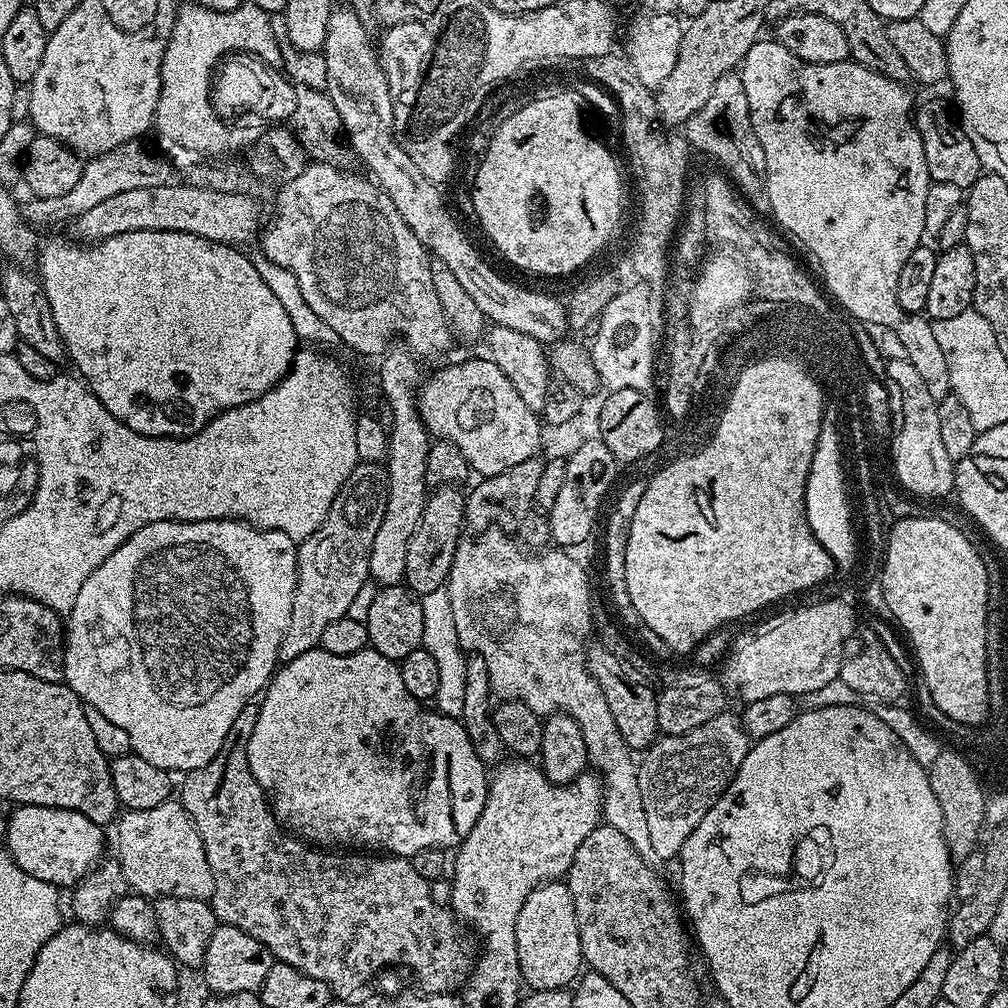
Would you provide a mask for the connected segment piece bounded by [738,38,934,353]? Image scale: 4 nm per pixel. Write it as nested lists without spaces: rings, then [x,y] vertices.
[[[761,38],[746,54],[744,63],[738,69],[742,78],[742,86],[746,86],[746,102],[750,106],[750,122],[754,126],[754,134],[762,146],[762,154],[766,154],[766,182],[763,195],[768,196],[768,204],[772,207],[772,216],[792,236],[797,236],[812,251],[814,259],[820,263],[820,272],[828,283],[827,291],[831,299],[841,308],[844,307],[856,320],[864,324],[881,324],[884,330],[895,335],[905,353],[915,348],[932,348],[933,321],[924,314],[909,314],[898,306],[898,274],[910,253],[925,239],[924,223],[926,222],[926,190],[929,186],[926,170],[926,154],[922,154],[922,138],[916,128],[914,119],[914,99],[904,89],[905,85],[898,80],[886,78],[881,72],[853,62],[851,59],[833,64],[811,64],[802,62],[786,46],[782,46],[775,38]]]

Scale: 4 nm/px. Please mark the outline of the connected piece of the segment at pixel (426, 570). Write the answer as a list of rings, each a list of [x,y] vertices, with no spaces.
[[[456,486],[429,491],[428,501],[422,506],[422,518],[418,518],[418,526],[414,526],[414,538],[410,538],[410,546],[406,549],[403,583],[414,589],[419,597],[430,594],[430,590],[438,590],[447,585],[450,566],[454,566],[454,554],[462,539],[460,531],[465,531],[466,528],[466,496],[460,491],[461,489]]]

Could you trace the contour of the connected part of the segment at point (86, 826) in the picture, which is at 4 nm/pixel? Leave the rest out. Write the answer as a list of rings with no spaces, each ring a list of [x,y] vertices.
[[[21,804],[11,810],[12,816],[7,817],[8,855],[19,868],[26,870],[26,874],[42,882],[50,882],[58,890],[75,888],[84,879],[84,875],[92,871],[105,855],[103,854],[105,829],[99,824],[90,822],[86,814],[78,814],[65,808],[33,804]]]

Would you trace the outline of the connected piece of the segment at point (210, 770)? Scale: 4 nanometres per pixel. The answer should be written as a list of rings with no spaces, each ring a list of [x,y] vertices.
[[[253,702],[245,706],[238,714],[238,718],[234,718],[234,726],[230,726],[230,734],[226,734],[218,754],[214,754],[214,758],[206,766],[196,768],[187,773],[183,777],[184,785],[181,788],[179,785],[178,788],[179,803],[184,805],[184,809],[188,811],[192,821],[196,823],[196,829],[206,850],[206,862],[210,862],[210,870],[214,874],[214,894],[210,903],[217,921],[246,930],[246,934],[250,934],[250,938],[258,938],[258,942],[265,944],[279,963],[294,966],[294,970],[298,970],[302,974],[310,974],[310,978],[318,978],[318,982],[326,982],[326,986],[330,986],[333,997],[336,998],[348,996],[351,992],[356,992],[359,988],[366,987],[383,968],[388,968],[391,964],[401,964],[402,967],[409,968],[416,975],[417,982],[420,983],[419,991],[421,993],[452,994],[457,990],[463,989],[468,977],[472,975],[474,967],[473,937],[470,935],[469,929],[461,923],[456,913],[452,911],[451,907],[443,908],[438,906],[438,902],[434,902],[434,898],[430,898],[430,881],[422,878],[422,874],[415,872],[411,859],[391,854],[323,856],[320,853],[323,851],[313,850],[307,843],[297,839],[295,835],[286,834],[280,821],[276,819],[270,807],[270,801],[264,795],[262,786],[258,786],[258,782],[248,765],[248,743],[250,742],[250,734],[254,734],[254,722],[258,722],[259,713],[259,703]]]

